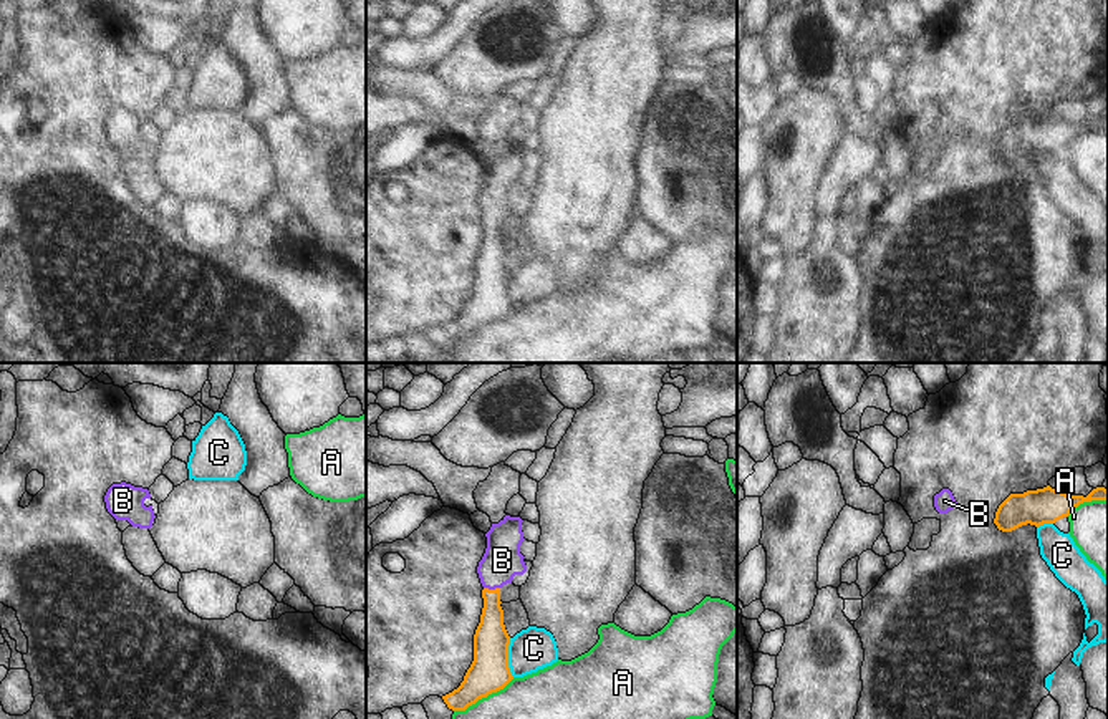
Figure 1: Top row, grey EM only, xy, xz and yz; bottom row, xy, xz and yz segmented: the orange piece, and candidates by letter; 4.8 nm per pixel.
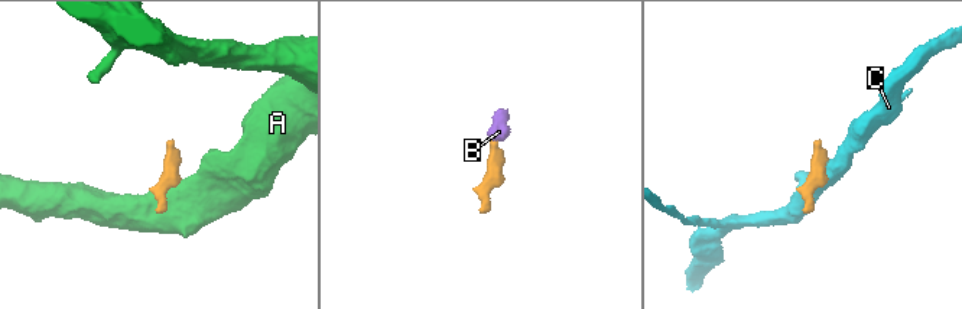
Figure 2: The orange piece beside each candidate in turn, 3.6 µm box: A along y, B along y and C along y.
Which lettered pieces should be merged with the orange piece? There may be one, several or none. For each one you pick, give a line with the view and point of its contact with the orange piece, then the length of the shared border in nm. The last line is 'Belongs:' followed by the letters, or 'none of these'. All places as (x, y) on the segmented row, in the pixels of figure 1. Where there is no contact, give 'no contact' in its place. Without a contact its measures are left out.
B: meets orange in xz at (492, 590); contact 80 nm long
Belongs: B

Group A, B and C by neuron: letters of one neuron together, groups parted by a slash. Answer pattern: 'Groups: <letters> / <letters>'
Groups: A / B / C

